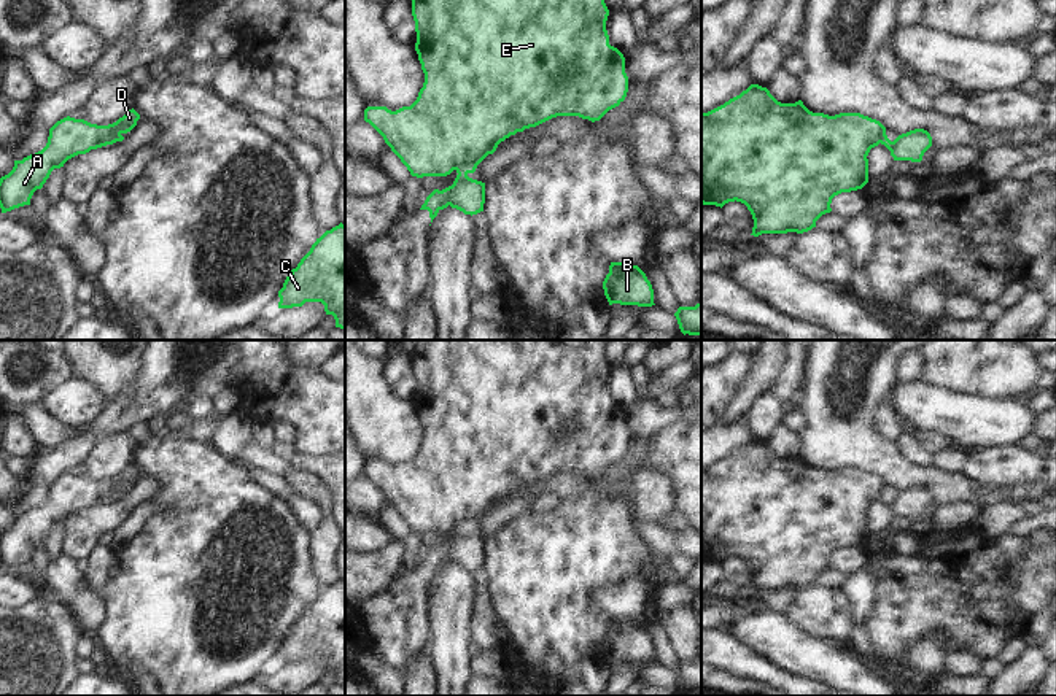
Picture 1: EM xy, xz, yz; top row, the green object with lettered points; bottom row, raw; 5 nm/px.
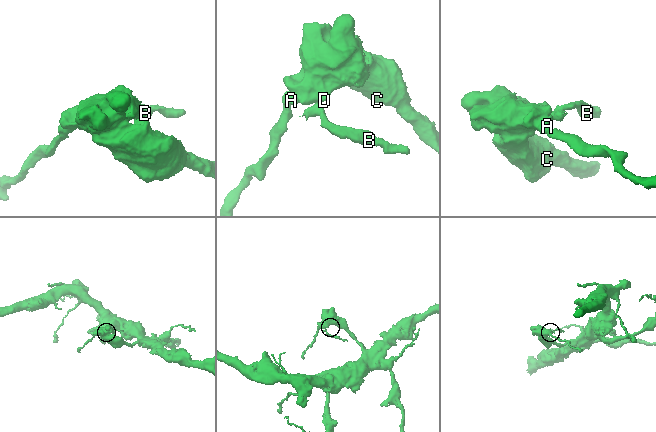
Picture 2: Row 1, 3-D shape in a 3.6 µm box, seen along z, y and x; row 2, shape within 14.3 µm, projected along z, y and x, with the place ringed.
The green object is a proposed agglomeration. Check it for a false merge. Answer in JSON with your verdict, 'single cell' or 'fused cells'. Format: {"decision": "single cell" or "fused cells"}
{"decision": "fused cells"}

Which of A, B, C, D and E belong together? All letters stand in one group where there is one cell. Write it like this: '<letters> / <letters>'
A C D E / B

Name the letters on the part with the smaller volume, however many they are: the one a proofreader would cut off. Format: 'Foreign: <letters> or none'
Foreign: B

